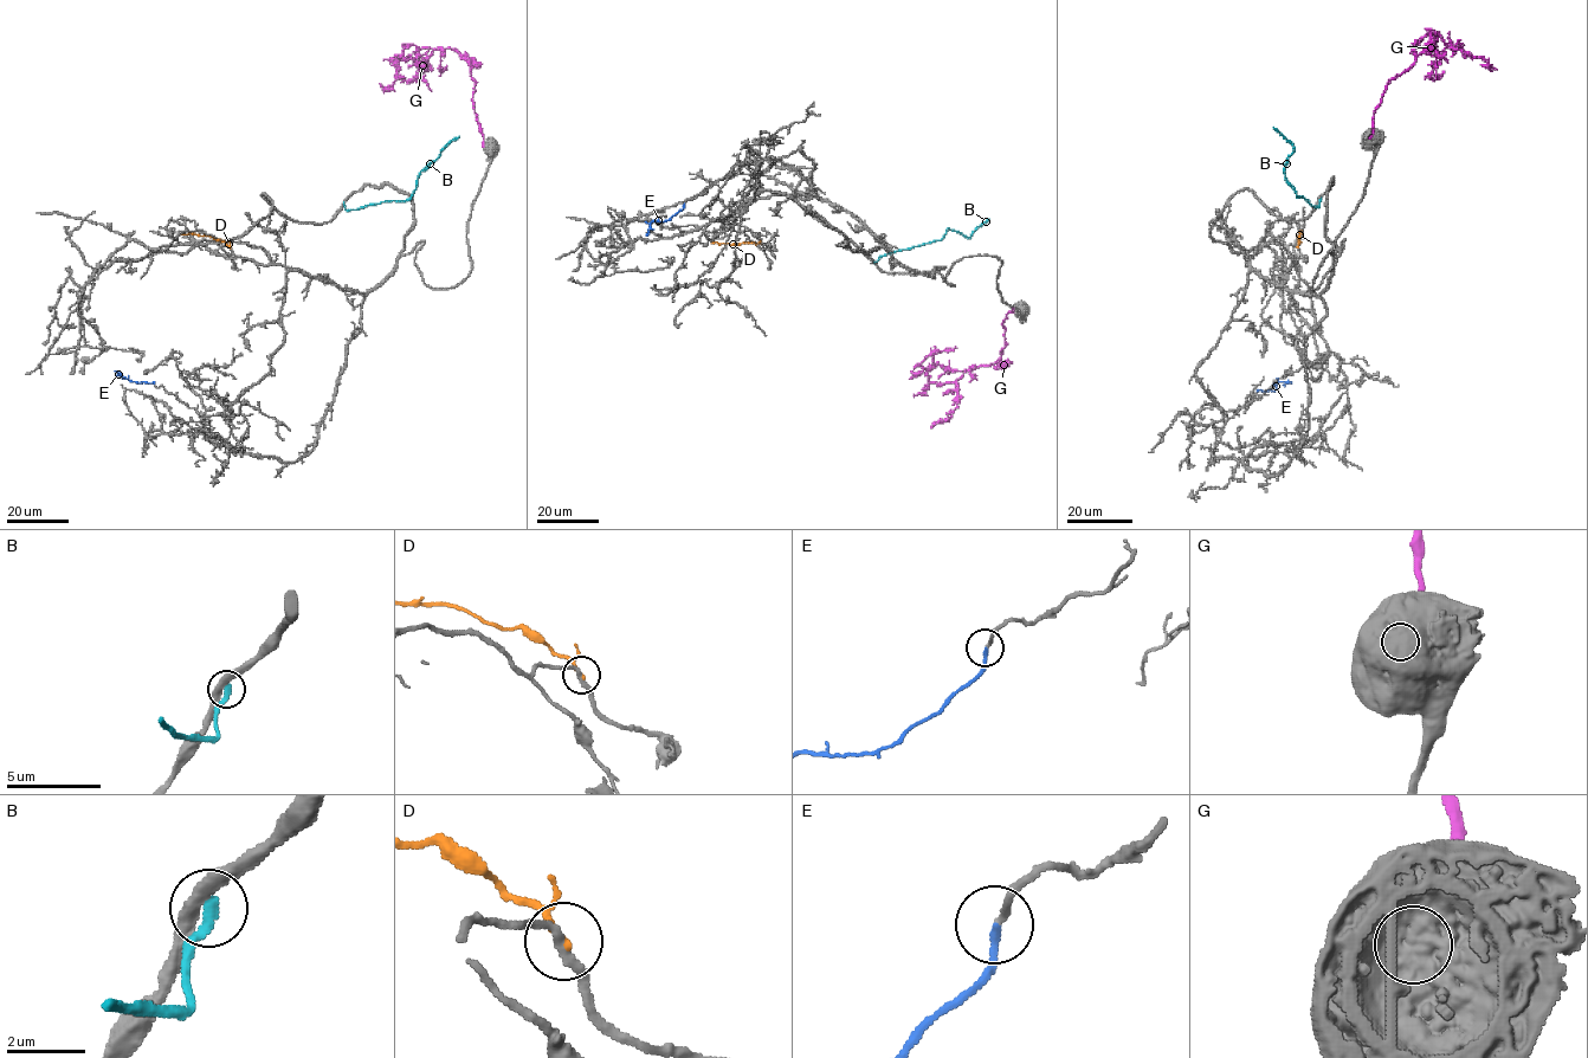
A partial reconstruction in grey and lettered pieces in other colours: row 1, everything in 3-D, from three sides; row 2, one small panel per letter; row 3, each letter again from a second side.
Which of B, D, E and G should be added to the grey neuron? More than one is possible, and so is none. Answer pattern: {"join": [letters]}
{"join": ["E"]}

